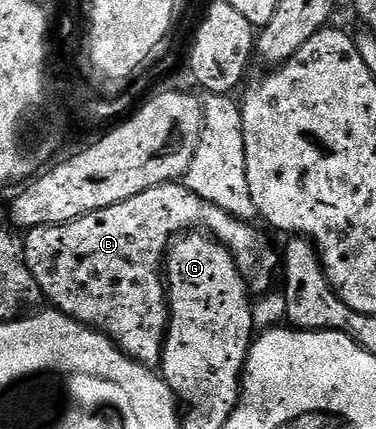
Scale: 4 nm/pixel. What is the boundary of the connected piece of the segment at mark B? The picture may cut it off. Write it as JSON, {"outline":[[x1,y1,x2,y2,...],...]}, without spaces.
{"outline":[[173,183,150,187,150,191,142,191,142,195,126,199,126,203,114,203,114,207,94,211,65,225,27,230,23,238,24,258,34,279,38,279,38,287,55,308,109,337,131,361,145,367,156,367,164,353,164,337,168,333,168,294,162,270,173,240,189,231,203,231,211,235,231,253,249,290,253,294,264,295,273,288,272,280,275,277,277,280,278,253,254,226,222,211,222,207,214,207,214,203,206,203,206,199,194,195,183,183]]}

